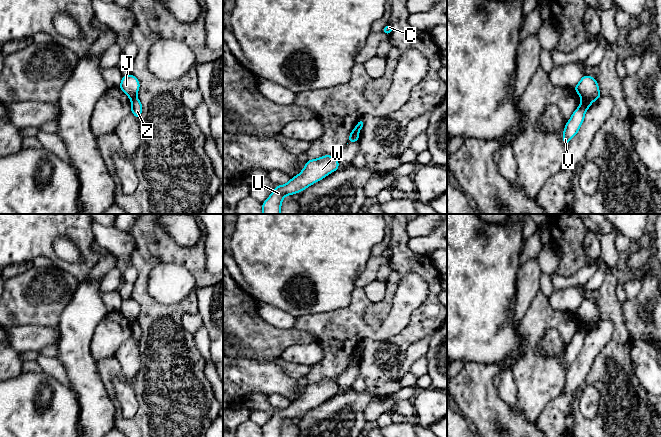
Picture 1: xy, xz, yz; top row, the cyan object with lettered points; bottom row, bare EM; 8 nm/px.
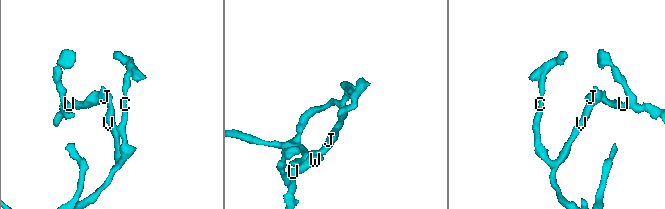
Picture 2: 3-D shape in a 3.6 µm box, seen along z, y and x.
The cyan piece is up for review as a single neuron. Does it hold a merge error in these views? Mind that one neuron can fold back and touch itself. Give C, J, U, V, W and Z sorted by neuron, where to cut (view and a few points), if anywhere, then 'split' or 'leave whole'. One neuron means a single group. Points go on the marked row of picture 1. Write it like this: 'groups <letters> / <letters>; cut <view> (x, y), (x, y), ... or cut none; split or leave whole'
groups C V Z / J U W; cut yz (582, 97), (591, 102); split

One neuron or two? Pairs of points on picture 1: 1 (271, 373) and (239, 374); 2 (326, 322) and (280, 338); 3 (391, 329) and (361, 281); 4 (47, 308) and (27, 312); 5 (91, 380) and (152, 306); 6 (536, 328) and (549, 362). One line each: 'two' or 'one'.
1: one
2: two
3: two
4: one
5: two
6: one

